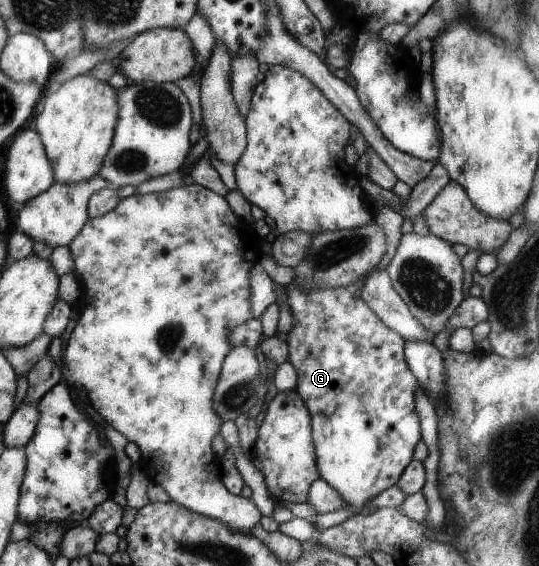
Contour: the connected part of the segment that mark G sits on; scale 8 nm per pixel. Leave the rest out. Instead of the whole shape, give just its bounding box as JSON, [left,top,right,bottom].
[284,283,420,511]

